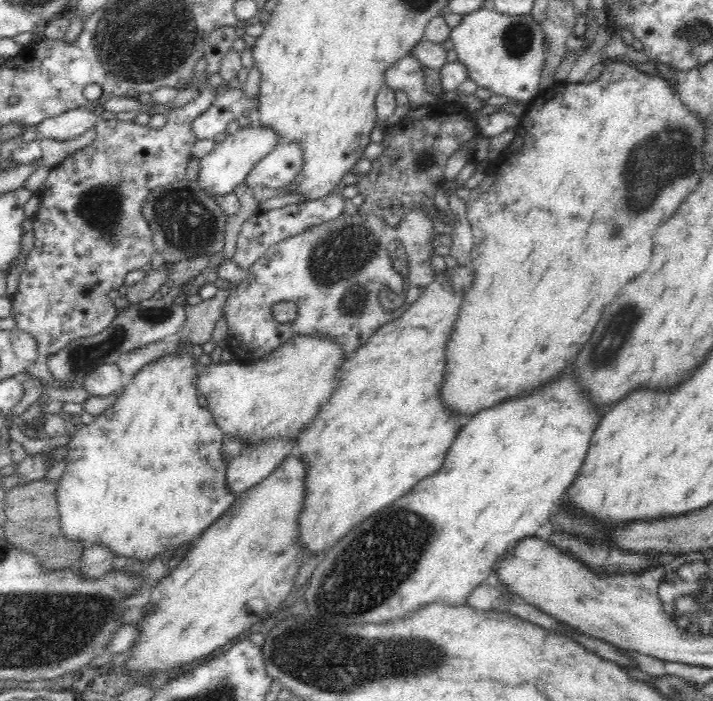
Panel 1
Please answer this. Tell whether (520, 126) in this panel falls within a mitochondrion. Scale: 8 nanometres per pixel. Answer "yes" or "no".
no

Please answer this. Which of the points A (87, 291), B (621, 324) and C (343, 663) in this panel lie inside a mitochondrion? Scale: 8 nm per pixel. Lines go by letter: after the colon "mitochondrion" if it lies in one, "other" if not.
A: other
B: mitochondrion
C: mitochondrion

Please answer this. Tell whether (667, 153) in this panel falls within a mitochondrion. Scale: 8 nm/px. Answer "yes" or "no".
yes

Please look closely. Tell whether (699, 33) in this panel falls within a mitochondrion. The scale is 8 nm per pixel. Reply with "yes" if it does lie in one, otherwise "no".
yes

